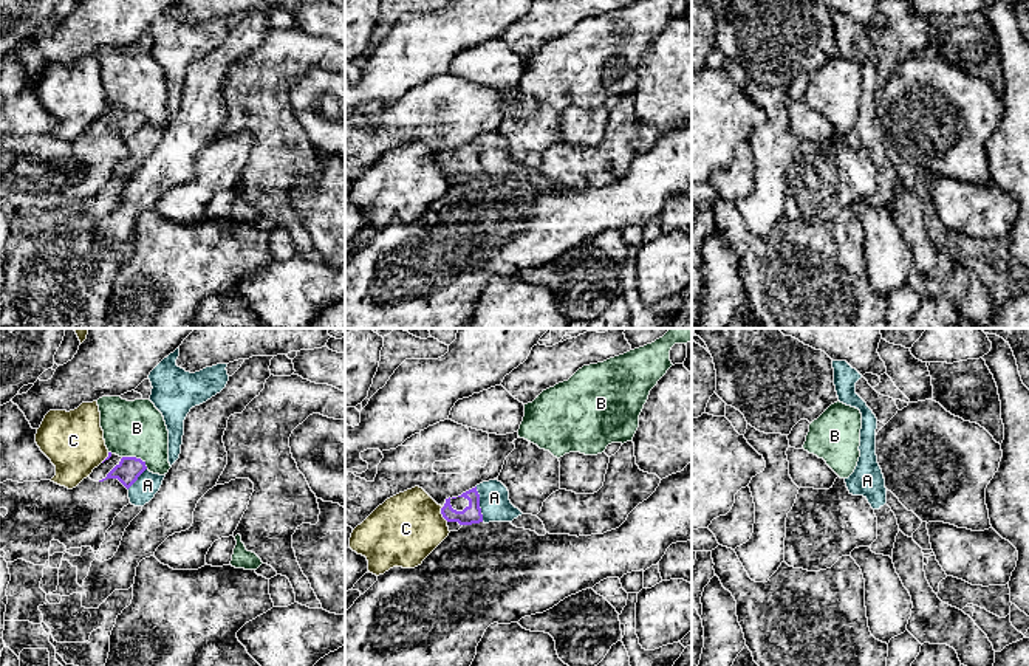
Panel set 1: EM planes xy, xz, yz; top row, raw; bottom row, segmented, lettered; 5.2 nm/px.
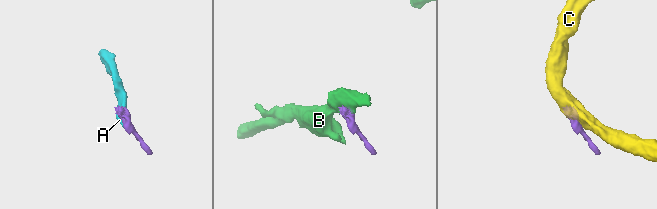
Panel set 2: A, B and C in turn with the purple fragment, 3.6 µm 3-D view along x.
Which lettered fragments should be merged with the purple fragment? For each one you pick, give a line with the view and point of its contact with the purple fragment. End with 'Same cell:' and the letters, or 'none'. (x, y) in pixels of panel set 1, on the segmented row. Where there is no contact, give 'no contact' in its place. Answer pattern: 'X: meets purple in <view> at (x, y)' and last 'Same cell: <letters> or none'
Same cell: none

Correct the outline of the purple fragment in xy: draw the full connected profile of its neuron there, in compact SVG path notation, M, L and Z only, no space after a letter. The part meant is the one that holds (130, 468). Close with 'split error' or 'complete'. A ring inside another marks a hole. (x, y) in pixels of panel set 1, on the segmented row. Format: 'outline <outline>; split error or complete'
outline M108 452L108 457L93 469L90 479L94 482L118 479L128 489L145 469L145 462L141 458L119 457Z; split error

